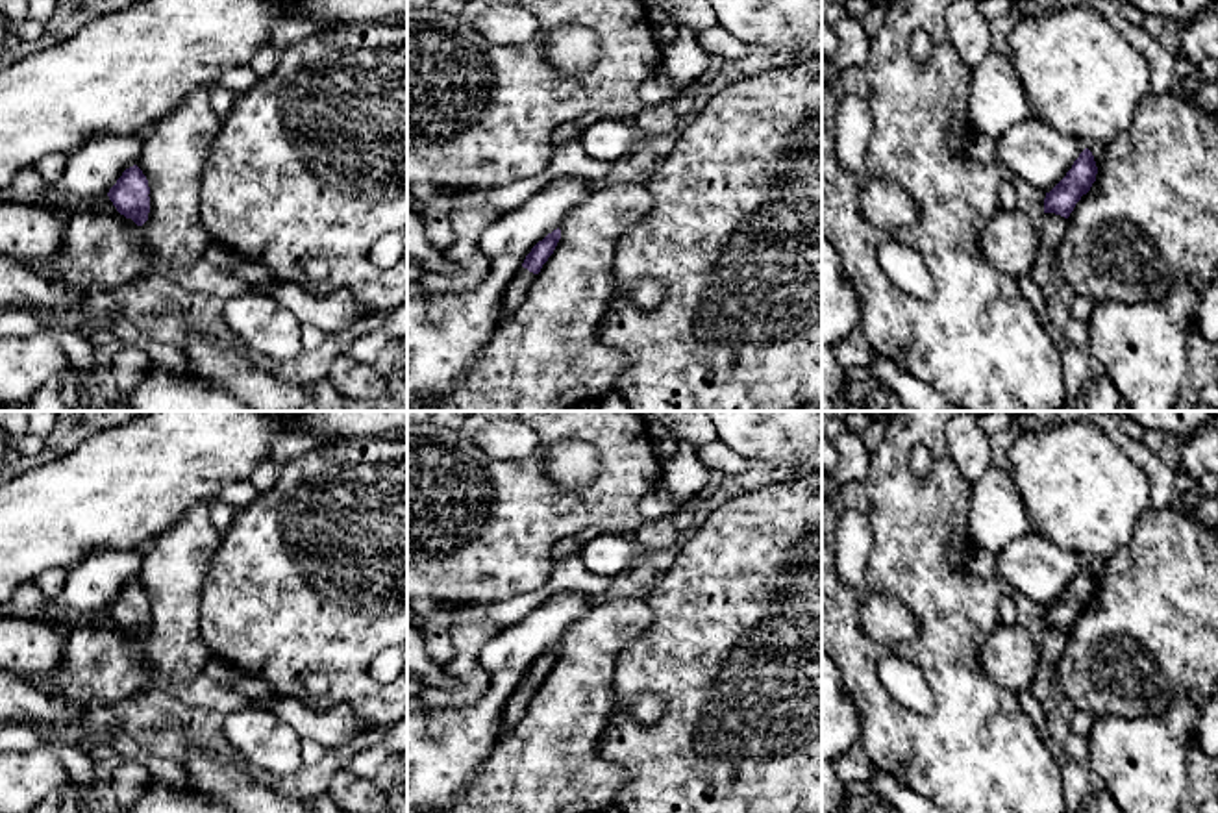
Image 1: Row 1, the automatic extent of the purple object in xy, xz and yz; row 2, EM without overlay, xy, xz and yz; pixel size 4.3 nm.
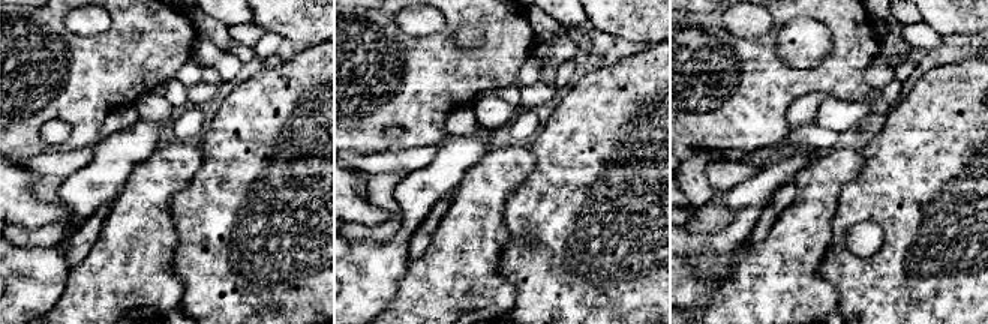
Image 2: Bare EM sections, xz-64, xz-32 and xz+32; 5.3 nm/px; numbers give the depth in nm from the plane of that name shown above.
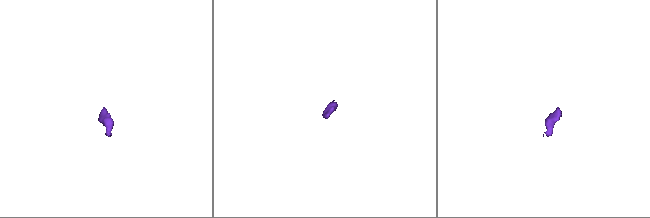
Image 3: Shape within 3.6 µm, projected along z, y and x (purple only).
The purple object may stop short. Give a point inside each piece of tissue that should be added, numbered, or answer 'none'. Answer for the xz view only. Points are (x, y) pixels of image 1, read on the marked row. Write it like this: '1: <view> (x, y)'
1: xz (515, 293)

